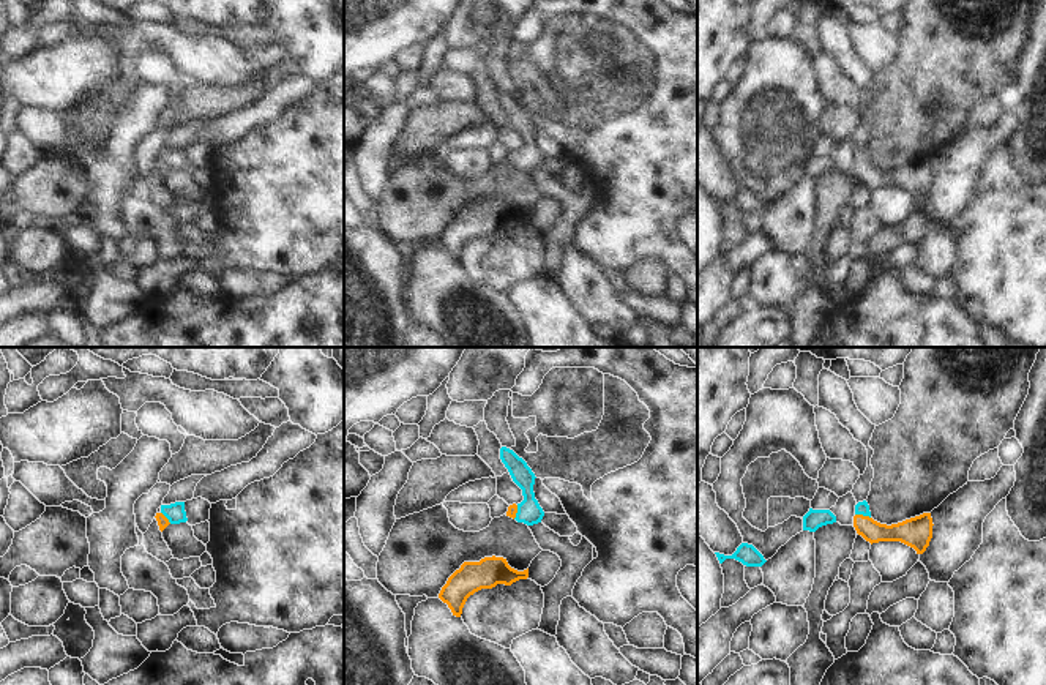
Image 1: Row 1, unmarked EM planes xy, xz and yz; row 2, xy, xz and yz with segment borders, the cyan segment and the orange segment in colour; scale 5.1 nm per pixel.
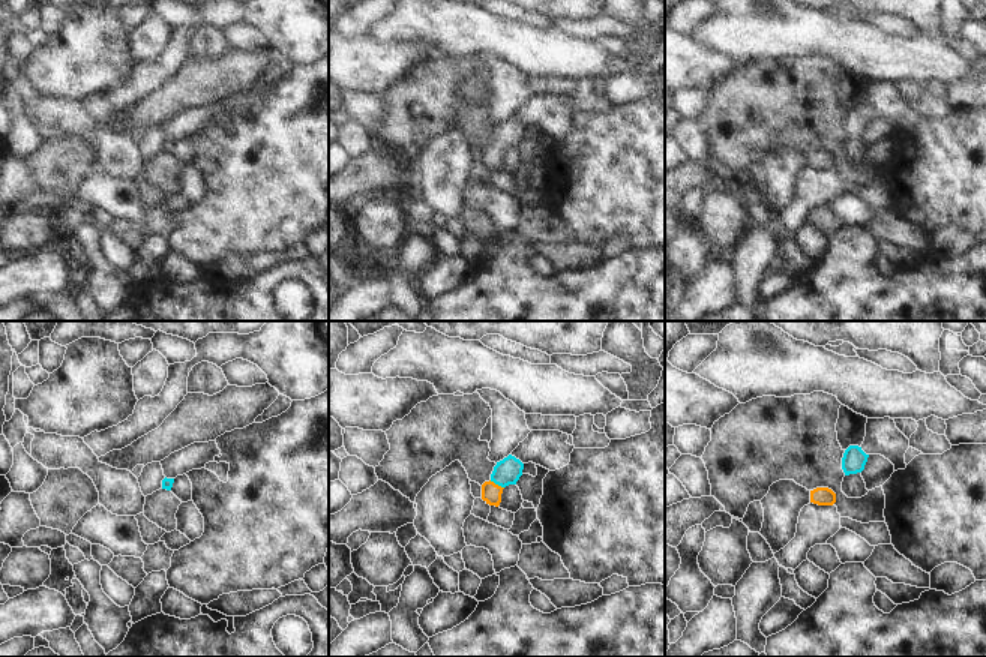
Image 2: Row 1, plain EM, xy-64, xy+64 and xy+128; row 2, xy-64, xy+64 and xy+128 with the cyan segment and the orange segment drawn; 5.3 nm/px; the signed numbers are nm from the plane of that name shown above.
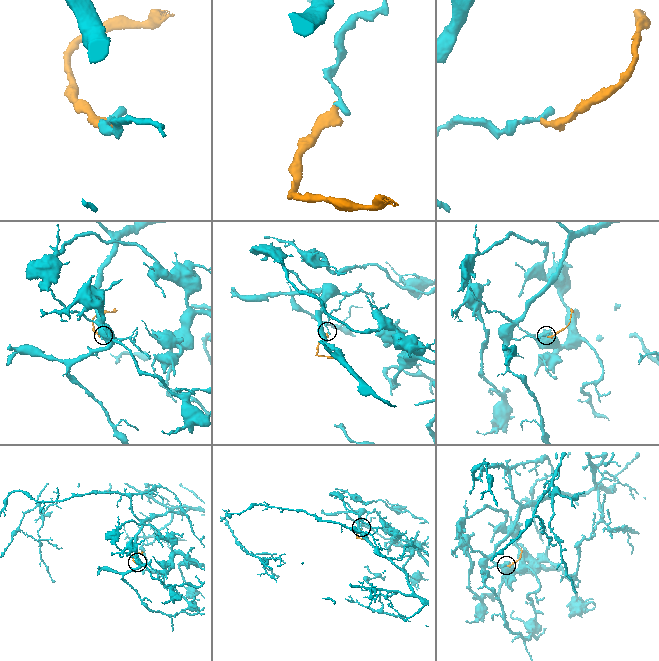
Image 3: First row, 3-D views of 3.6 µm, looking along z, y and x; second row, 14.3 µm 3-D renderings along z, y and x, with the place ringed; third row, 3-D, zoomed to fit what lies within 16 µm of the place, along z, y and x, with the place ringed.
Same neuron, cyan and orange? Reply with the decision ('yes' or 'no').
yes

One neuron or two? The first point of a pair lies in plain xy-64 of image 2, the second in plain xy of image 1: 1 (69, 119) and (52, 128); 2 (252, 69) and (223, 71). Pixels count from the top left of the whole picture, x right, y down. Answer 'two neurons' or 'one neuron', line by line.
1: one neuron
2: two neurons

